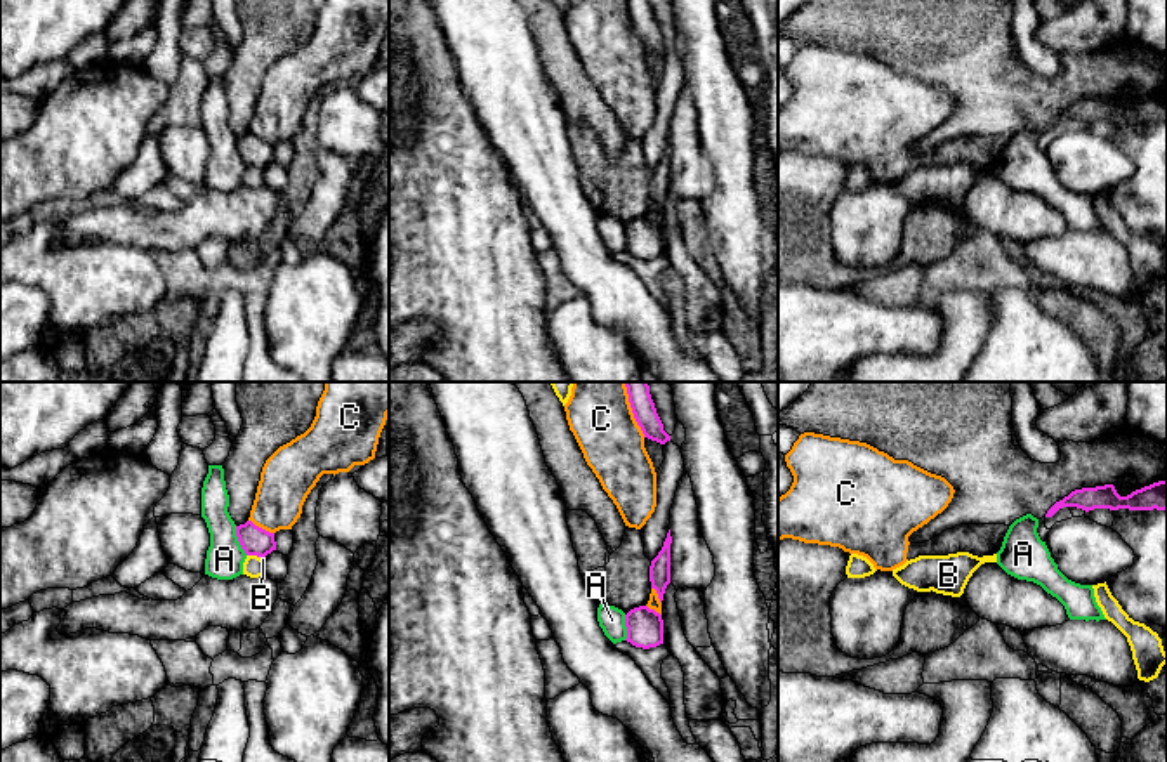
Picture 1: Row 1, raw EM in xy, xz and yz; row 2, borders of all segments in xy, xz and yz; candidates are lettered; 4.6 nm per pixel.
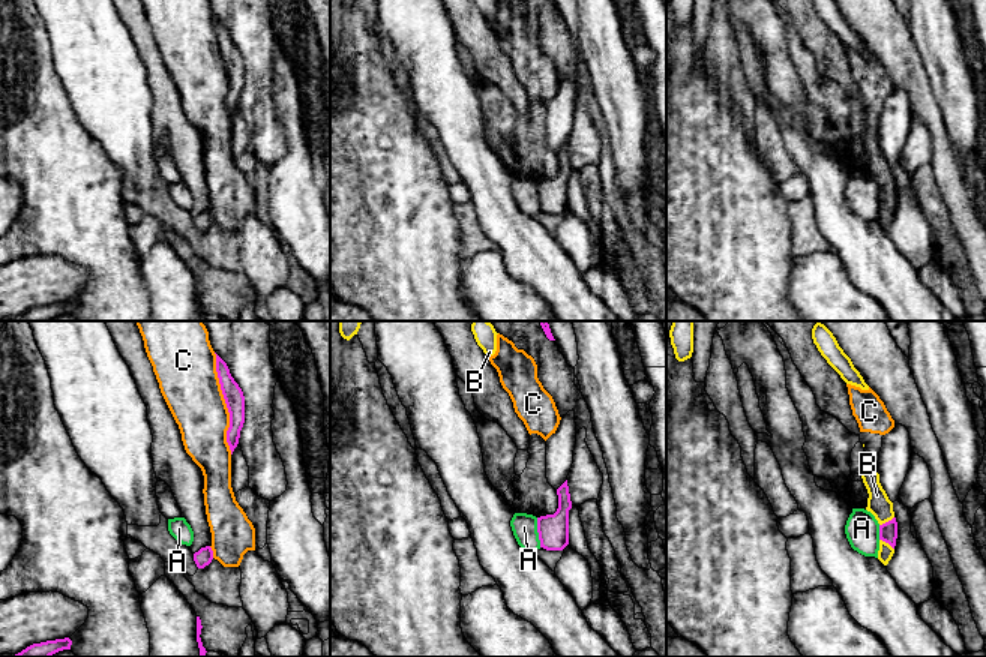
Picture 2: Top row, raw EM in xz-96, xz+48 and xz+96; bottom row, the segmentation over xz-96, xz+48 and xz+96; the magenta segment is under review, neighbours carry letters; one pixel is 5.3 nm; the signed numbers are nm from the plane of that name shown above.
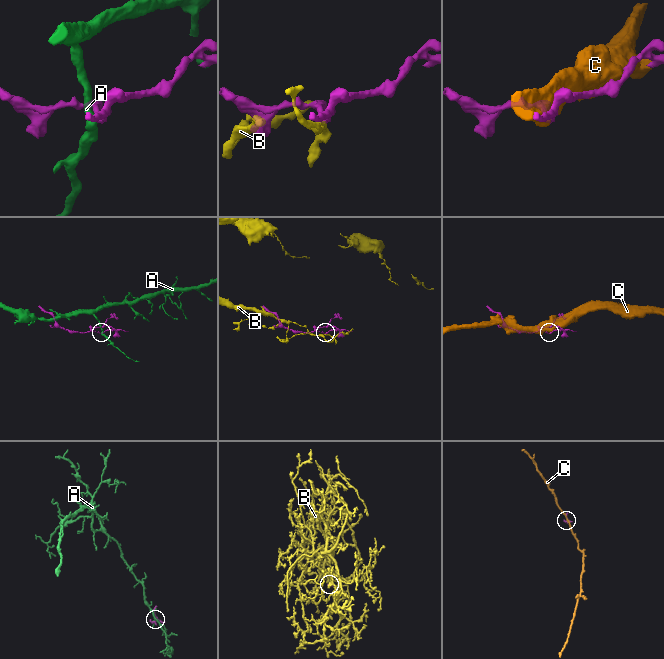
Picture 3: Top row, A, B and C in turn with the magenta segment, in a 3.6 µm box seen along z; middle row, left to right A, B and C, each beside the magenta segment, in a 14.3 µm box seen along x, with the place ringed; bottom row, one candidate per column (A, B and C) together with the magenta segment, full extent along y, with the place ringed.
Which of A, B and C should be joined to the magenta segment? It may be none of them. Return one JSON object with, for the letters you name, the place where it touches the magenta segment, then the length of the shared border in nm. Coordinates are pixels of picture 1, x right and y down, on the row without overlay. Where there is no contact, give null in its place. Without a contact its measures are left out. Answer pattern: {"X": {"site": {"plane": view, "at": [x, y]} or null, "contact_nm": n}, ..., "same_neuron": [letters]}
{"same_neuron": []}

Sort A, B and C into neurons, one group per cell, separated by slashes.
A / B / C

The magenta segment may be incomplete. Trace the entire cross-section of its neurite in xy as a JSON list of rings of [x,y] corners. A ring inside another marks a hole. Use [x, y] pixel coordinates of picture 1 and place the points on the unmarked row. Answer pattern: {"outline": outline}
{"outline": [[[252,132],[236,137],[236,148],[247,167],[264,170],[267,165],[276,161],[274,144],[255,137]]]}

